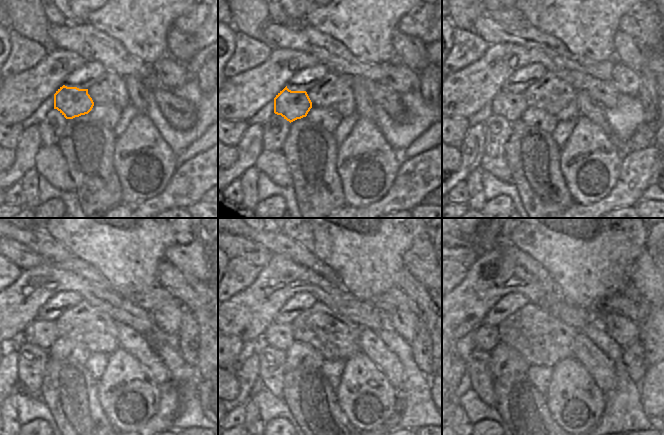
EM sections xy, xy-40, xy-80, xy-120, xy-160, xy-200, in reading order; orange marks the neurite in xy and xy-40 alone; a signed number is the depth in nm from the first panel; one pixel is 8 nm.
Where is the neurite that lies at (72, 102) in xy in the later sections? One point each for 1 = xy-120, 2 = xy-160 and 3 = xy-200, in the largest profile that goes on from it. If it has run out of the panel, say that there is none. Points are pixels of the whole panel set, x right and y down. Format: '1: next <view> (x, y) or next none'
1: next xy-120 (59, 329)
2: next xy-160 (279, 331)
3: next xy-200 (492, 333)

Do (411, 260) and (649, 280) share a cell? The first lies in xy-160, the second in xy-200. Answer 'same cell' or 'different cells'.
same cell

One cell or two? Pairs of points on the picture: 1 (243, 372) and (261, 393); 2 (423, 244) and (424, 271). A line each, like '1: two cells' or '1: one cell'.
1: two cells
2: one cell

